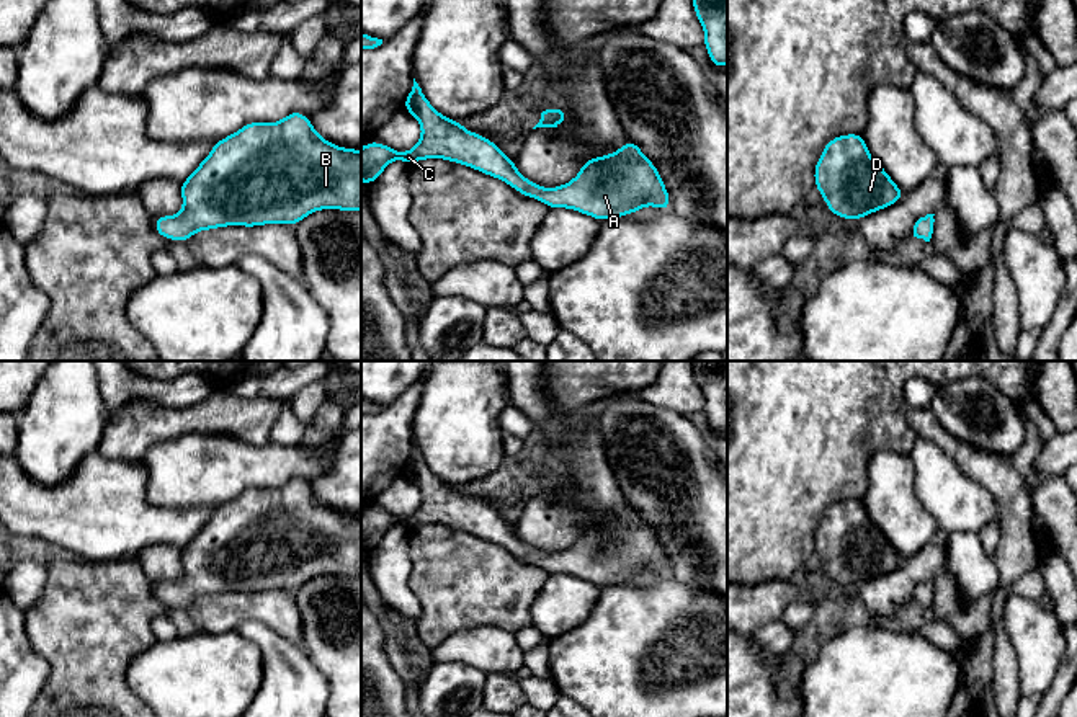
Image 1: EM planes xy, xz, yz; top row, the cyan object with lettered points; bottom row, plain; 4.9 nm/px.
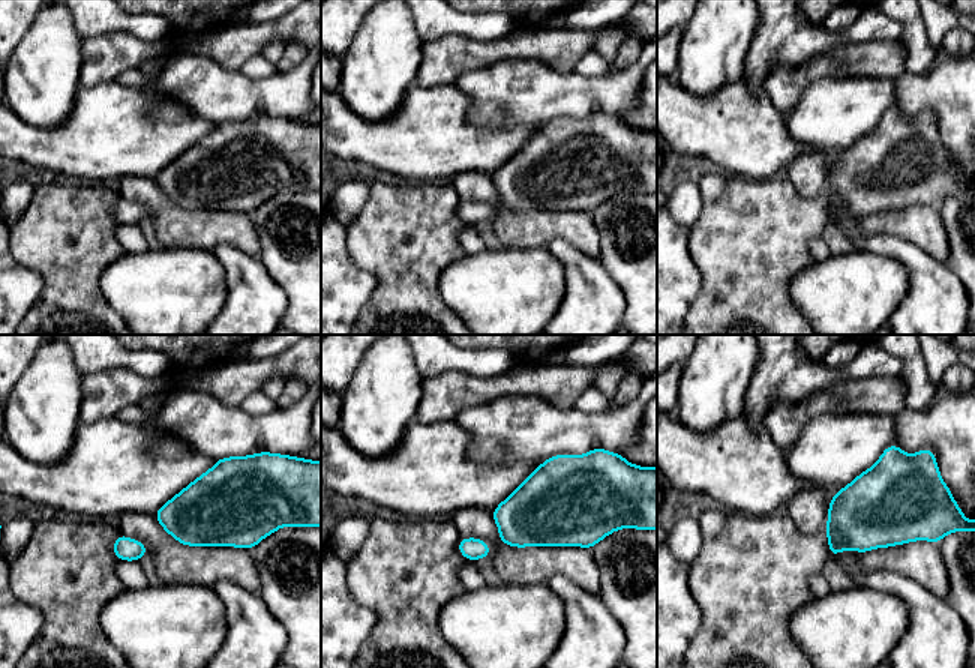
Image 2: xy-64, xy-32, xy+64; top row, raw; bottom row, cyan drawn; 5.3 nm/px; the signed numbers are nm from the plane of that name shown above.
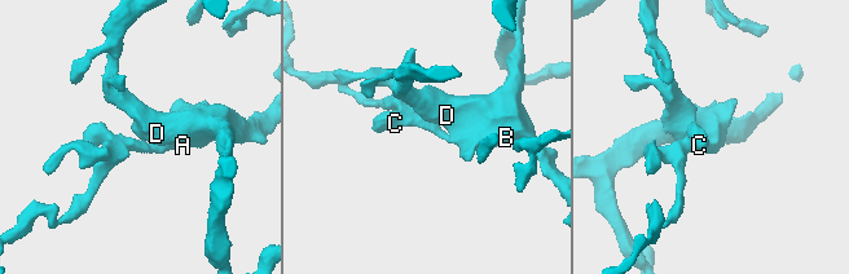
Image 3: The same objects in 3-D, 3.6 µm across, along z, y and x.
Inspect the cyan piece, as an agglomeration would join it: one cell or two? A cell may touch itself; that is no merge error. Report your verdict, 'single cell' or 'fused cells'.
single cell

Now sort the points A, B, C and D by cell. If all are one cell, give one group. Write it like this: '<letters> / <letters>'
A B C D

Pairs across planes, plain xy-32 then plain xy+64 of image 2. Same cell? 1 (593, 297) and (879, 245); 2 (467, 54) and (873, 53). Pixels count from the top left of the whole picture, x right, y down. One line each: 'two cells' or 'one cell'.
1: one cell
2: one cell

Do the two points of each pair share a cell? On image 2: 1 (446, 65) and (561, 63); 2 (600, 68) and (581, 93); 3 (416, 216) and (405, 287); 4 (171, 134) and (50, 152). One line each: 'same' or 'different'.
1: same
2: different
3: same
4: same

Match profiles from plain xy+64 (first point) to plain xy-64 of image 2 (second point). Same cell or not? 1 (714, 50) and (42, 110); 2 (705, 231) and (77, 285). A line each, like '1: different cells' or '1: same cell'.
1: same cell
2: same cell

